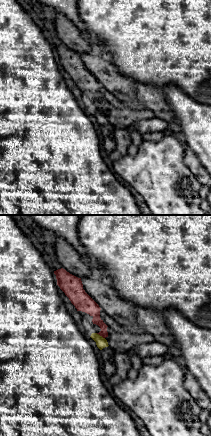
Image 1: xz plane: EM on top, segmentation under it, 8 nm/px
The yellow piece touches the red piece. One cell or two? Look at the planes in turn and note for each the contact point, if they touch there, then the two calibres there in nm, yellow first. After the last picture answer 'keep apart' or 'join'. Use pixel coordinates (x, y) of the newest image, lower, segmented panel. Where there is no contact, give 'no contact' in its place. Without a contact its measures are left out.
contact (99, 335); calibres 90 and 120 nm

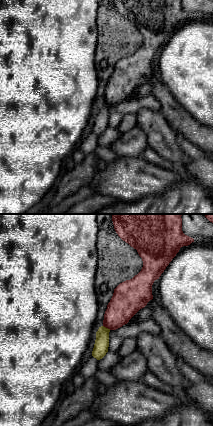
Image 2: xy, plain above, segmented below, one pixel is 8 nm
contact (107, 328); calibres 120 and 240 nm

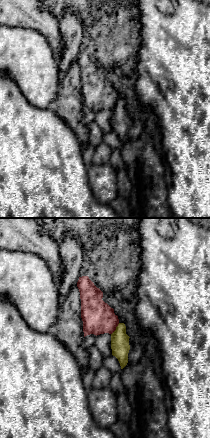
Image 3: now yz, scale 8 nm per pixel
contact (116, 329); calibres 150 and 260 nm

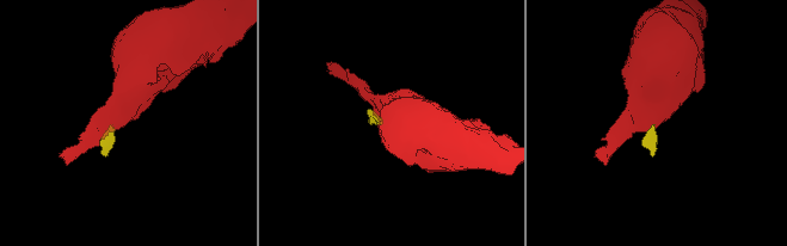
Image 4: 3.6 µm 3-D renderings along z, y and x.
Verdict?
keep apart

